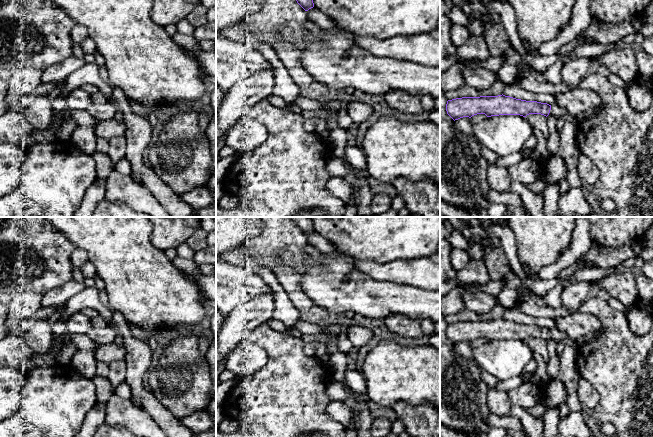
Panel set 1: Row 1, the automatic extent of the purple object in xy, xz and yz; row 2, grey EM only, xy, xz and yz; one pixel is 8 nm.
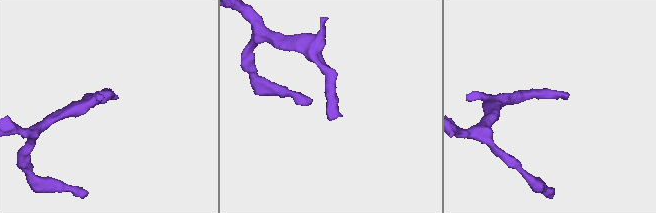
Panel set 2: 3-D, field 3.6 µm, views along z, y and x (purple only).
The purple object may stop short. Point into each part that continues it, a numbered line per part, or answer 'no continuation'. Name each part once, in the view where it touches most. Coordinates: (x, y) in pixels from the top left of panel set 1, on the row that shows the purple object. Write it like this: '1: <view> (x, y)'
1: yz (555, 110)

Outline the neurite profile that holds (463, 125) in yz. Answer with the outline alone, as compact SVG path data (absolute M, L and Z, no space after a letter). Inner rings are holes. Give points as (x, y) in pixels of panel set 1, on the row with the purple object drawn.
M463 117L458 120L455 120L454 130L466 136L473 135L473 124L471 123L471 118Z

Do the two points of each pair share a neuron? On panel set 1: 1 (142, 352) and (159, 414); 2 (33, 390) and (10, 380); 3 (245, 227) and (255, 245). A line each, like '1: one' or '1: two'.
1: one
2: two
3: two

